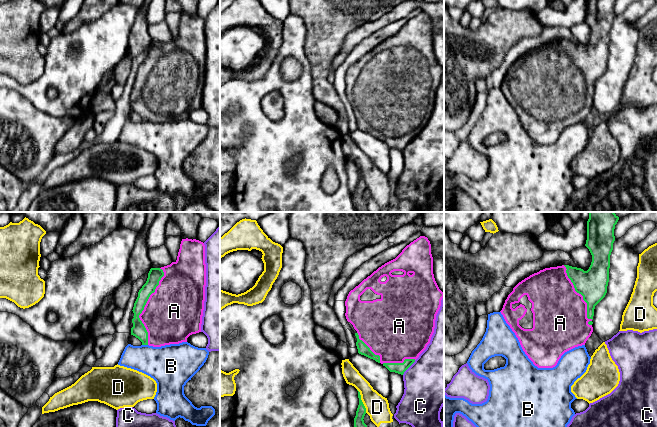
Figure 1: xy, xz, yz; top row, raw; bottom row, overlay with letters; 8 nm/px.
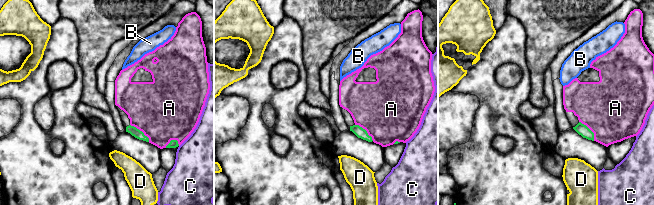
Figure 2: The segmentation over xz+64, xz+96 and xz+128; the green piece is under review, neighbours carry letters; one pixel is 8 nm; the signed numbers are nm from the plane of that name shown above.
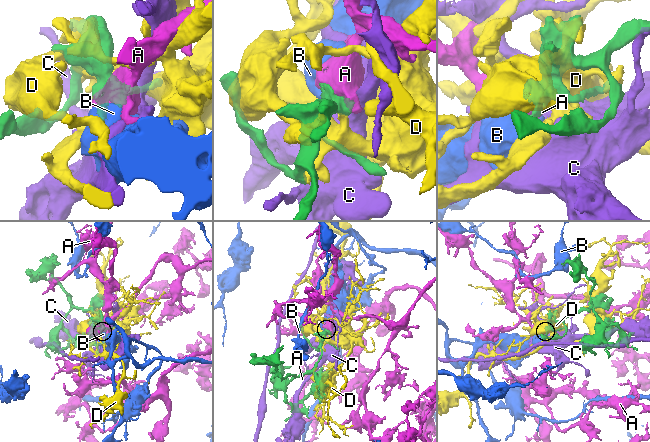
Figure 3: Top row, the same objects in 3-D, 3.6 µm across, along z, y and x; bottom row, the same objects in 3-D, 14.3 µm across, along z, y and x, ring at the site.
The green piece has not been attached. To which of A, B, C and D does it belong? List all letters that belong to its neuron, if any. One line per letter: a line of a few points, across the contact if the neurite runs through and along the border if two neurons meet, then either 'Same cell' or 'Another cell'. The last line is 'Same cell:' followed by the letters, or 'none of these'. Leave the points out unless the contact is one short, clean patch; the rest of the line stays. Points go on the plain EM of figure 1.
A: Same cell
B: Line: xy (142, 120), (147, 121). Another cell
C: Another cell
D: Another cell
Same cell: A

